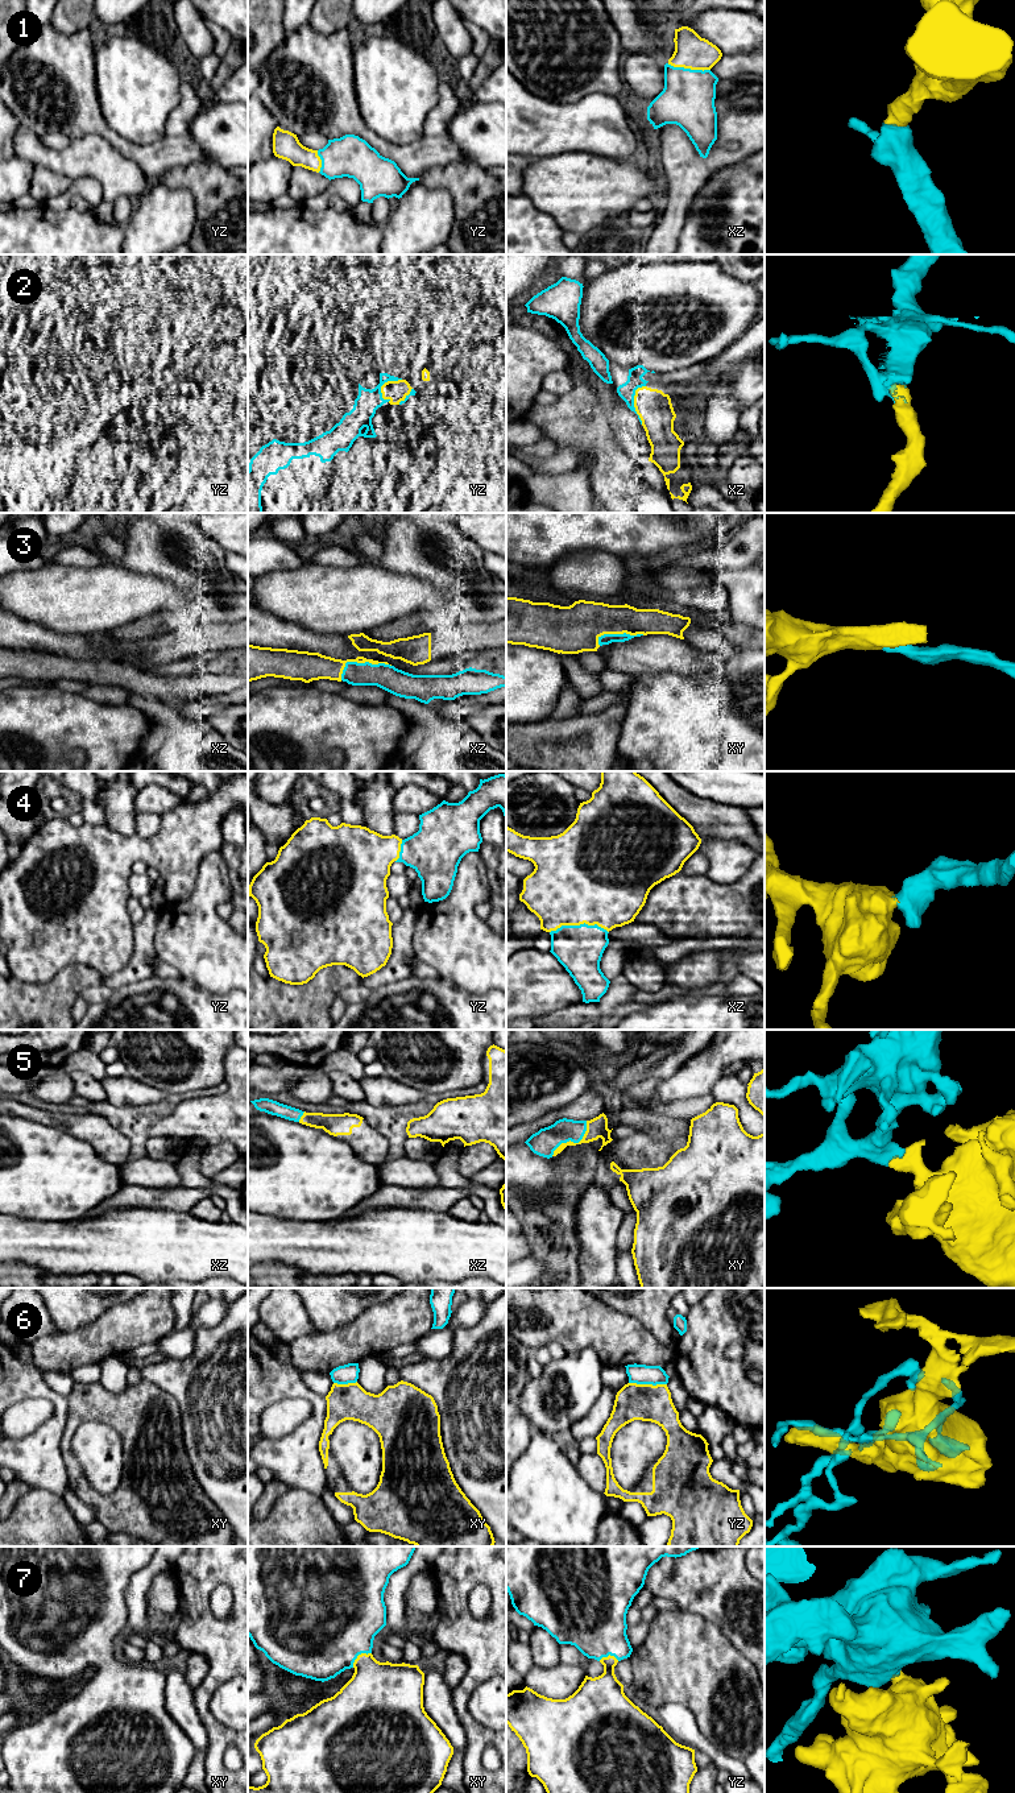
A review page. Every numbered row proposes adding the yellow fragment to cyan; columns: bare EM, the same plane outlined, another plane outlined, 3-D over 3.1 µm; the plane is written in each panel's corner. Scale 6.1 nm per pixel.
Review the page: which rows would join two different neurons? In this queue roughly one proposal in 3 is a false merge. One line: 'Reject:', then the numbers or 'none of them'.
Reject: 6

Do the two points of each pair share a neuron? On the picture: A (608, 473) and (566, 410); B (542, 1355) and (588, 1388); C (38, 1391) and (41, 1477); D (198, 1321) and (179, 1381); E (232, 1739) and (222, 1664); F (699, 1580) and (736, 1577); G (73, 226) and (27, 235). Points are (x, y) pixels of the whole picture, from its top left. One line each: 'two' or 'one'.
A: one
B: two
C: one
D: two
E: one
F: one
G: one

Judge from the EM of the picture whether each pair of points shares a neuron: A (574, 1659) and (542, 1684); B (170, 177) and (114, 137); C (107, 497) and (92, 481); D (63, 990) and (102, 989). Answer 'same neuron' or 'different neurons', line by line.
A: different neurons
B: different neurons
C: different neurons
D: different neurons

